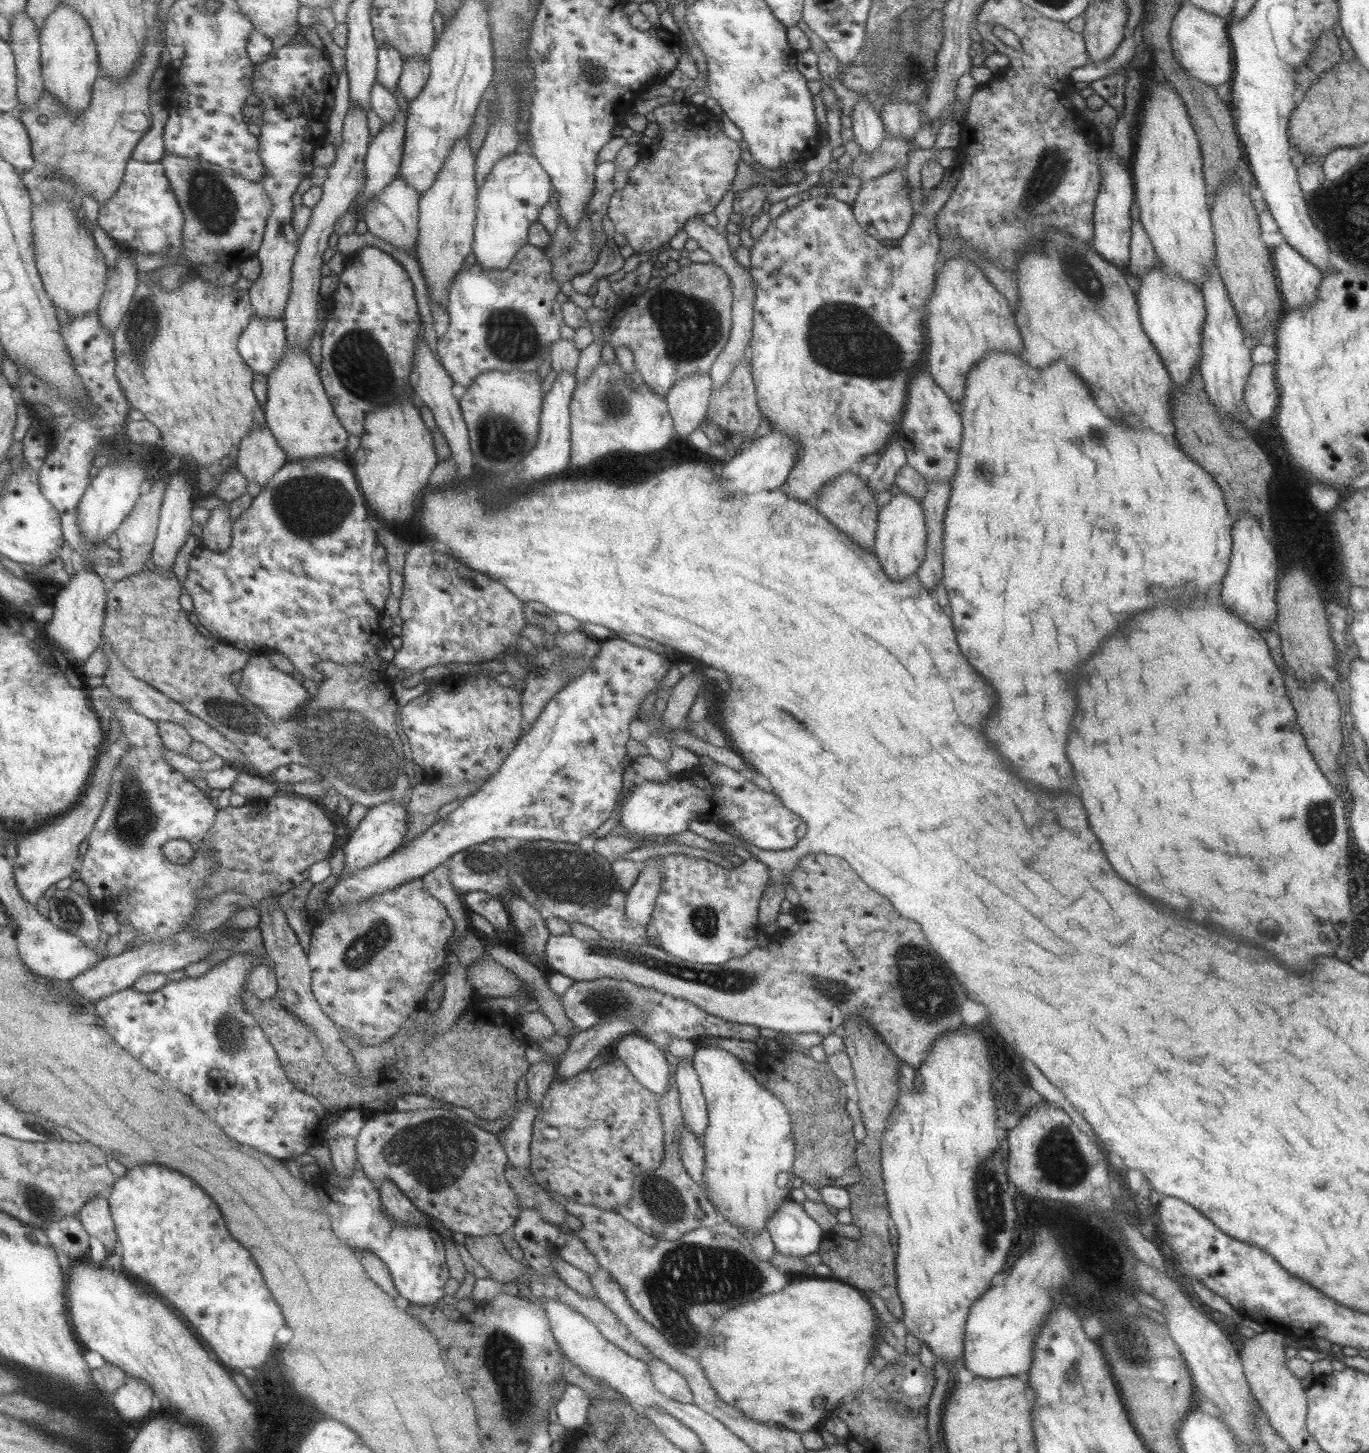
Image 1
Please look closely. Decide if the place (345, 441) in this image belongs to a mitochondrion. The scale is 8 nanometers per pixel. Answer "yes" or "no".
no

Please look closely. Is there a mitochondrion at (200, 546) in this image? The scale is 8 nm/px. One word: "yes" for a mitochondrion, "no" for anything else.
no

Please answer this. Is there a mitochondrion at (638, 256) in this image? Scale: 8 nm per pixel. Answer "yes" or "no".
no

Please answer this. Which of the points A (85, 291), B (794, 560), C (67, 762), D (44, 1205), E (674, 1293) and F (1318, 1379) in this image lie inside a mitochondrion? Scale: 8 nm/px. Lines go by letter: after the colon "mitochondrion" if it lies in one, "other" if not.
A: other
B: other
C: other
D: mitochondrion
E: mitochondrion
F: other

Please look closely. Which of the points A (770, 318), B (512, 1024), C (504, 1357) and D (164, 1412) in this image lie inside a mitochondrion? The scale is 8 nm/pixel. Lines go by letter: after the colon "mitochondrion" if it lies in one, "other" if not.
A: other
B: other
C: mitochondrion
D: other

